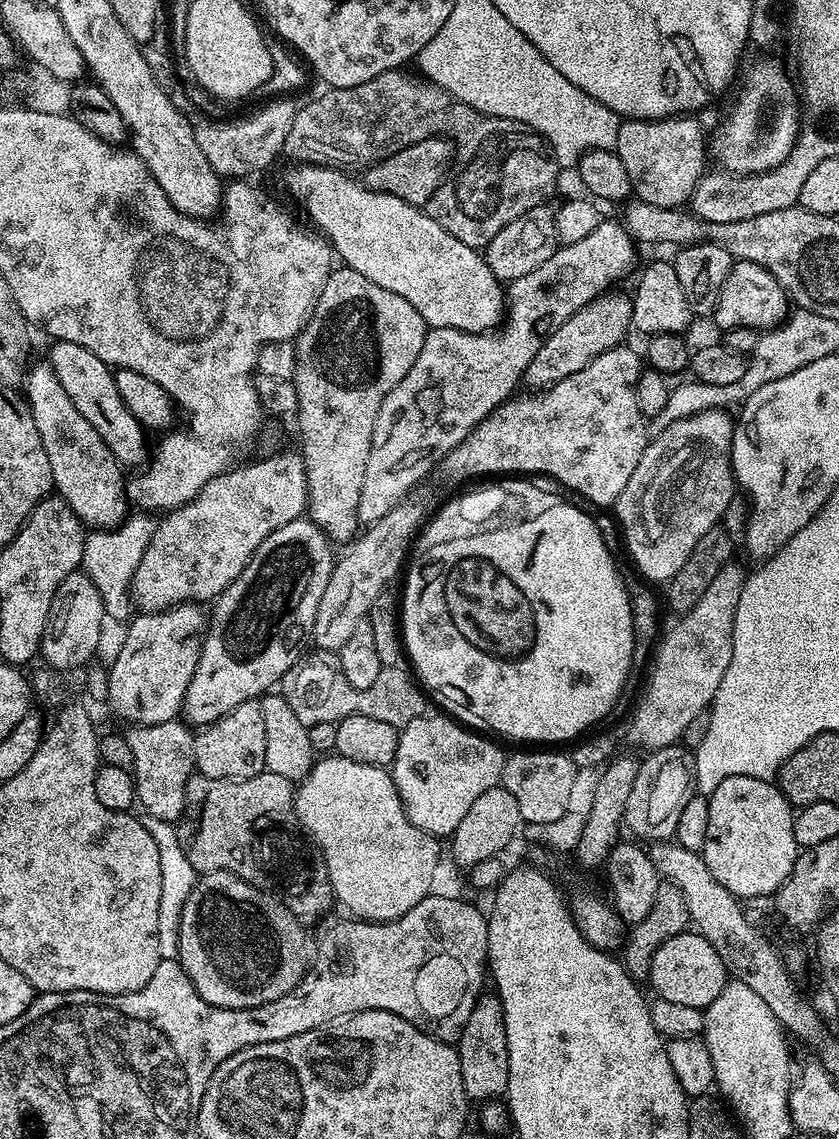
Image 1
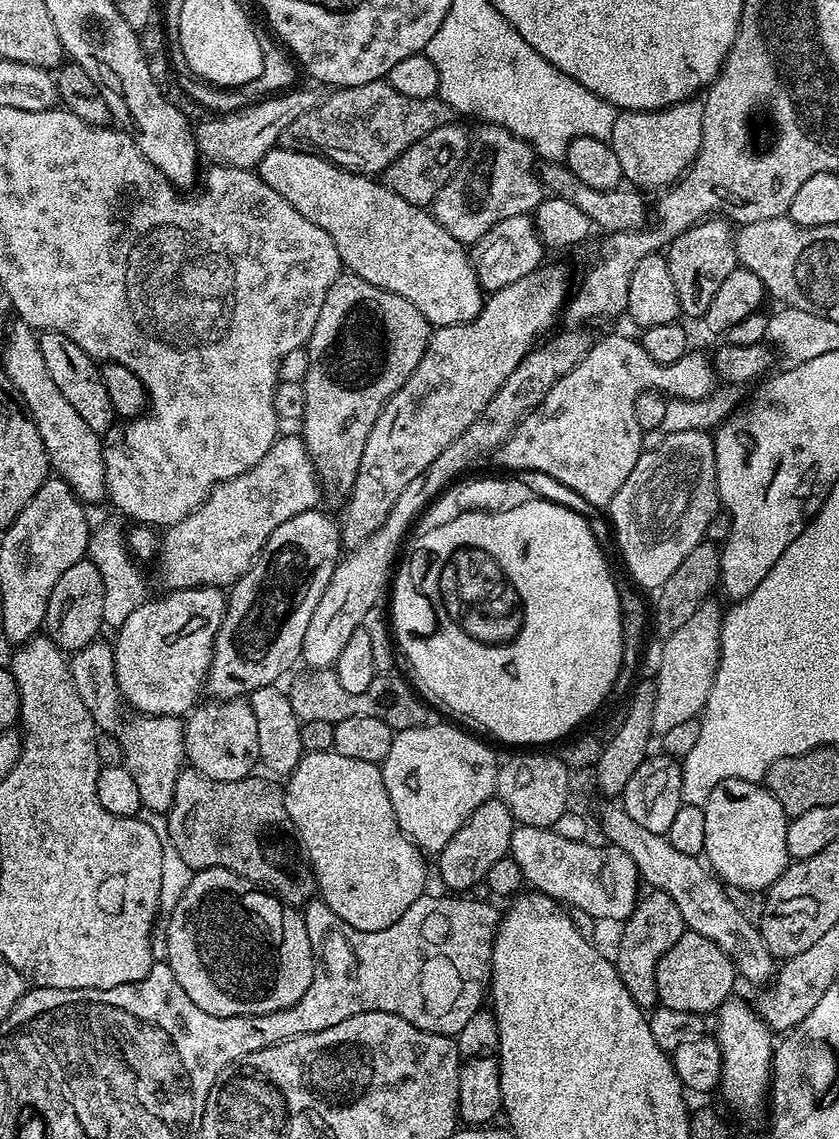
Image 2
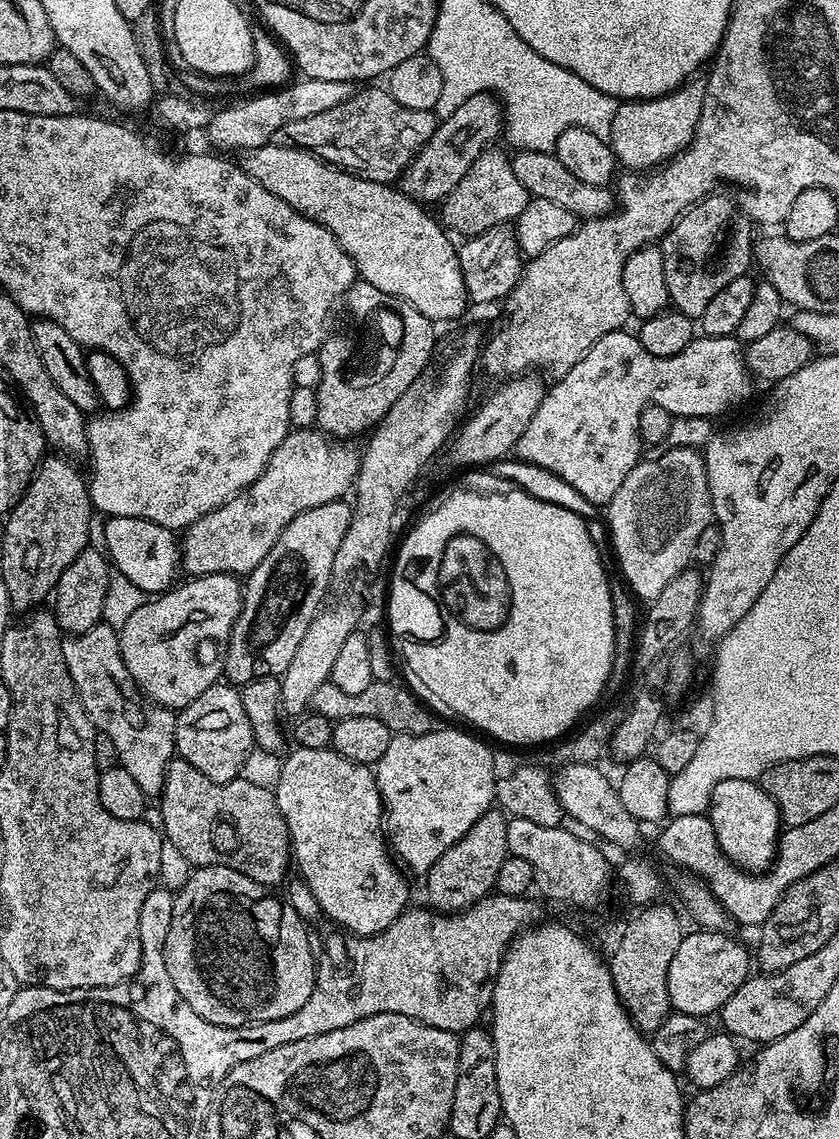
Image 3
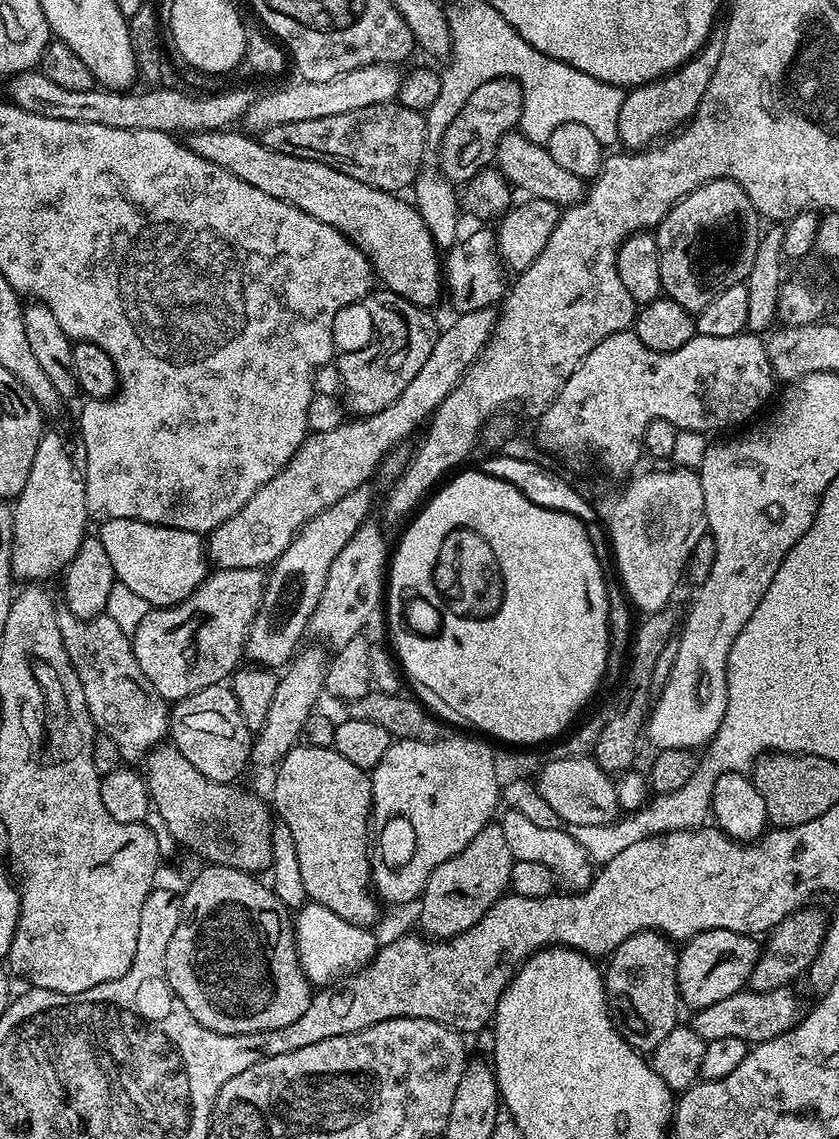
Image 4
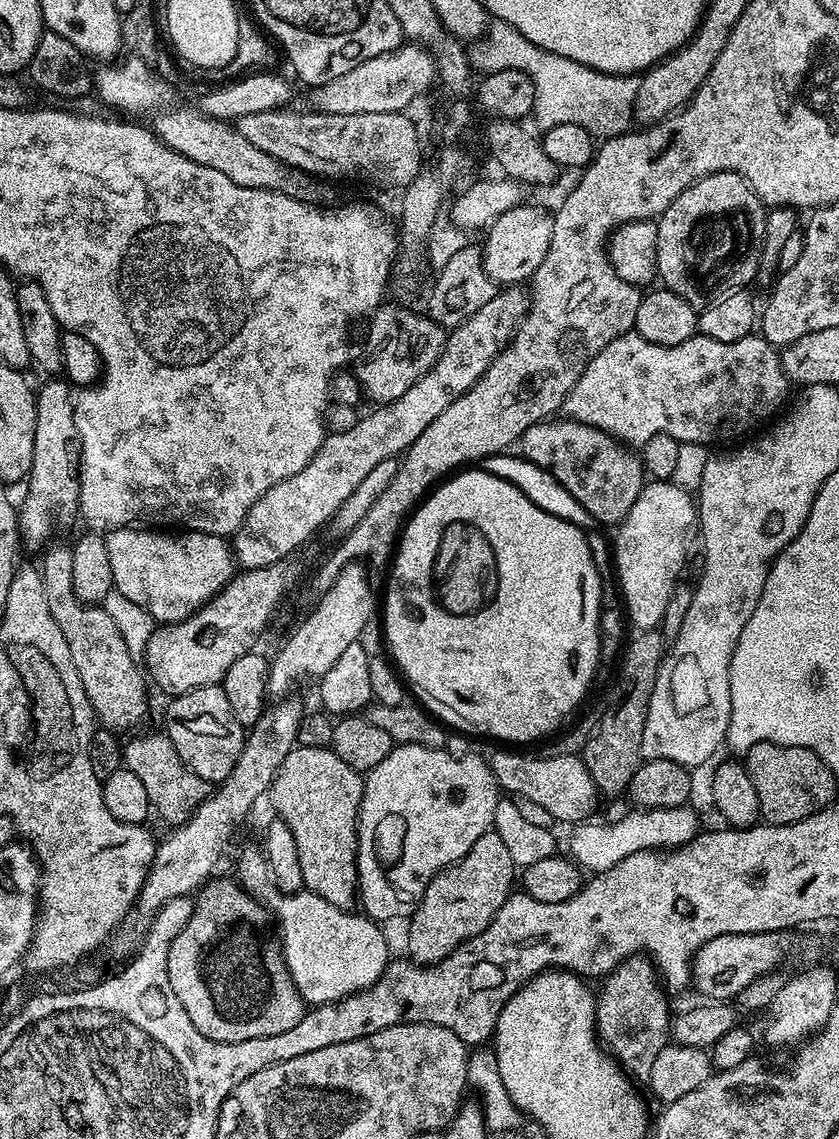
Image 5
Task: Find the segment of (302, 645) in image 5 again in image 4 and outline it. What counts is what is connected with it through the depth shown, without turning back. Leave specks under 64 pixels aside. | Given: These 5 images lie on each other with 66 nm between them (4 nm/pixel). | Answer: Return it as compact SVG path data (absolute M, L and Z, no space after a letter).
M365 522L354 534L354 538L350 538L350 542L346 542L346 546L342 546L342 554L338 554L338 558L334 558L334 562L326 574L326 586L322 586L322 598L318 598L318 606L314 606L314 614L308 623L307 635L325 640L330 646L329 649L332 650L346 646L346 642L350 642L350 638L359 636L365 631L364 623L375 614L379 604L381 607L382 597L386 592L386 569L390 564L390 544L388 548L383 534L380 533L381 525L372 523Z

